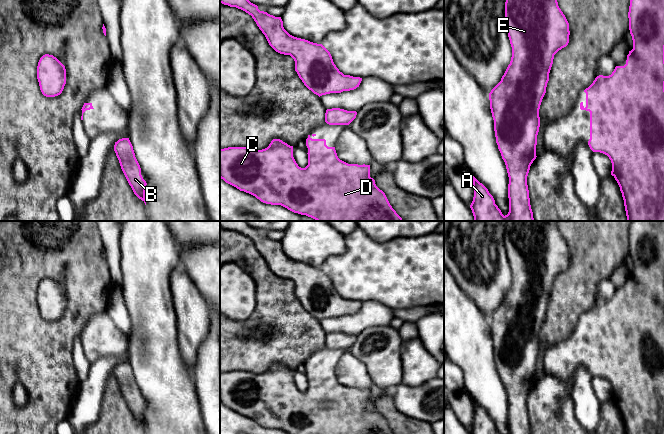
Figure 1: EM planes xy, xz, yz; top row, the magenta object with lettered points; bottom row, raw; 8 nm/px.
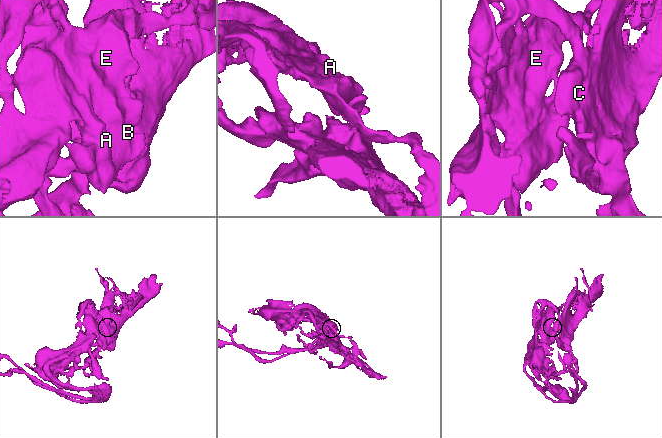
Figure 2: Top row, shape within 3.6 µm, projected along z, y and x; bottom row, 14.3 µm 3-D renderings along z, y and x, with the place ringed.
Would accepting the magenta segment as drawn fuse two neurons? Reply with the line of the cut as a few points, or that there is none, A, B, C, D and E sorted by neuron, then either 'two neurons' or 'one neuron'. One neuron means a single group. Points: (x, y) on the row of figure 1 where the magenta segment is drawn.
cut none; groups A B C D E; one neuron

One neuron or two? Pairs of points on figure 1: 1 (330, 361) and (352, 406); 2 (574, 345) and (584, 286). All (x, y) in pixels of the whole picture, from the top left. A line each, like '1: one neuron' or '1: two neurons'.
1: one neuron
2: two neurons

